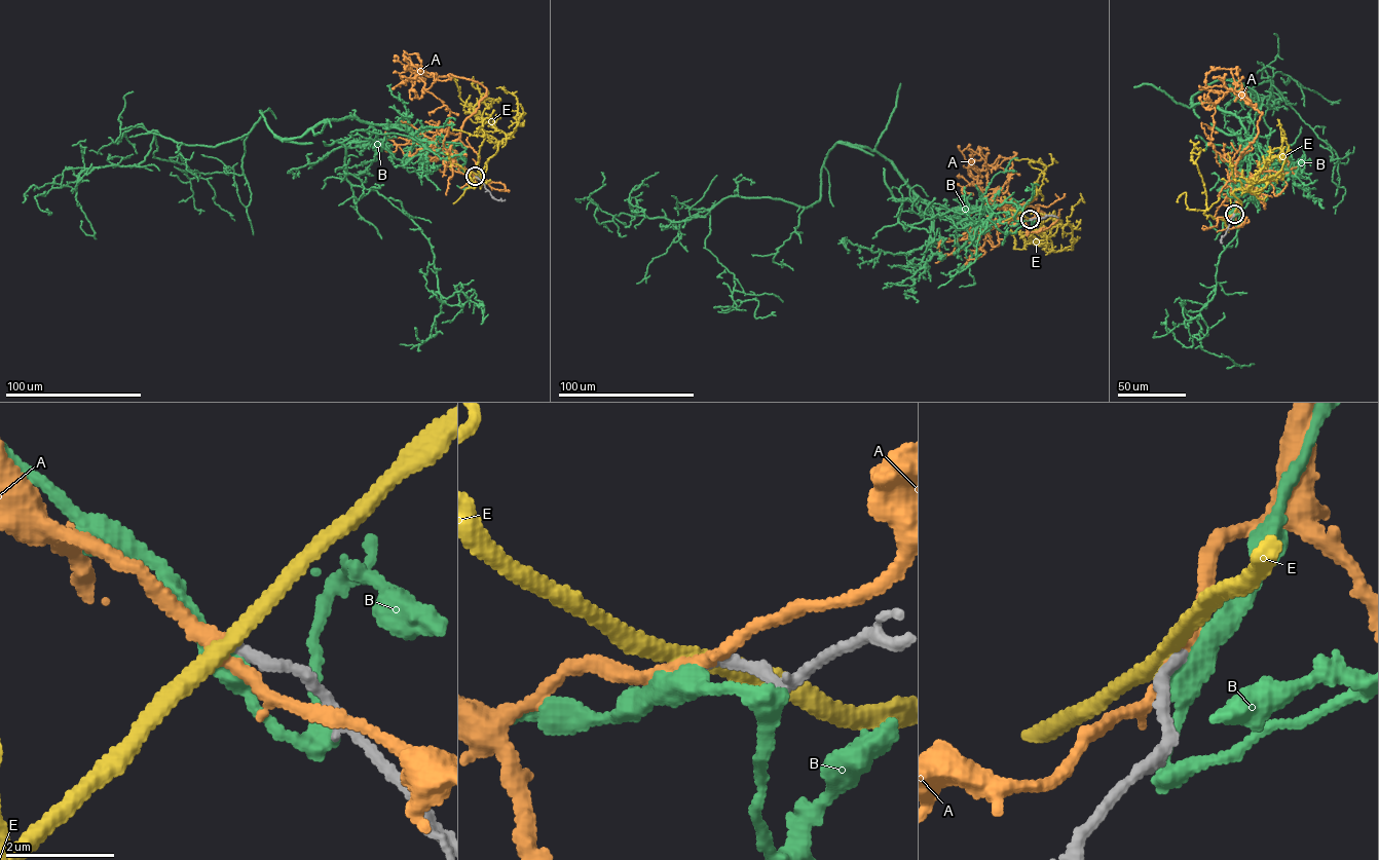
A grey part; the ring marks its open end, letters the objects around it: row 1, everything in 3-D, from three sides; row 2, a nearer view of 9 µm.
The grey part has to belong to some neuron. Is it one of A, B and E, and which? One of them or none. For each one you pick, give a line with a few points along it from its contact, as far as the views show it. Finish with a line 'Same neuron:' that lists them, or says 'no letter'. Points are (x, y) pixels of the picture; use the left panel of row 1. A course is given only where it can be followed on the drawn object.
A: Its course: (476, 177), (457, 164), (450, 148), (486, 89), (452, 75), (415, 72), (426, 91), (458, 115)
Same neuron: A

